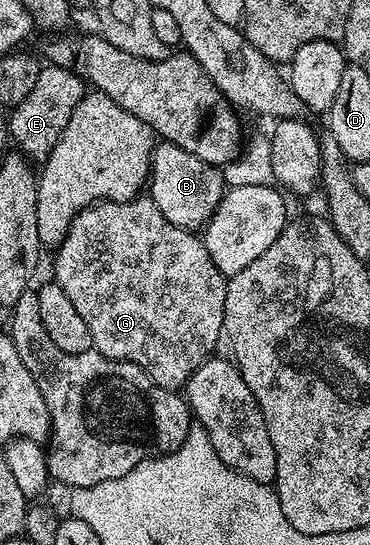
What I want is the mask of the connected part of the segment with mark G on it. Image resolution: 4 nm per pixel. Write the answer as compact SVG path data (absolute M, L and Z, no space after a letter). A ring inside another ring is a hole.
M137 197L128 203L94 203L86 209L82 209L74 217L60 246L55 248L54 255L56 255L56 260L52 263L52 271L56 274L53 275L54 282L60 286L62 293L66 293L66 297L70 297L74 309L78 309L78 314L82 316L82 321L86 321L86 329L90 329L93 348L106 358L121 359L123 363L138 365L160 388L175 392L177 389L183 388L194 373L194 369L206 362L215 352L212 350L215 349L216 342L224 335L228 279L216 269L210 253L204 248L203 238L197 237L193 232L181 230L173 223L168 223L166 217L158 209L158 205L152 203L151 198Z

